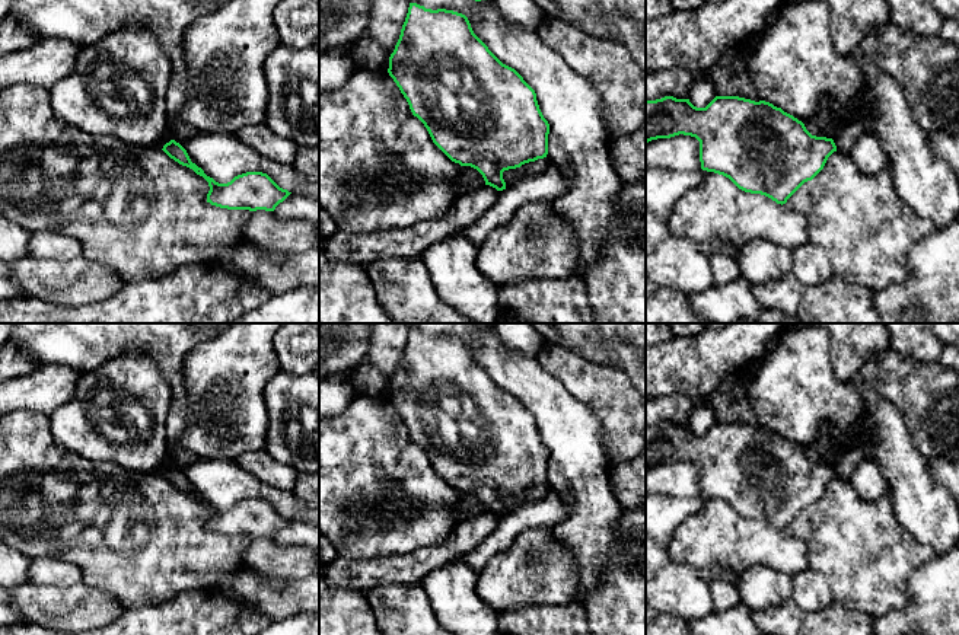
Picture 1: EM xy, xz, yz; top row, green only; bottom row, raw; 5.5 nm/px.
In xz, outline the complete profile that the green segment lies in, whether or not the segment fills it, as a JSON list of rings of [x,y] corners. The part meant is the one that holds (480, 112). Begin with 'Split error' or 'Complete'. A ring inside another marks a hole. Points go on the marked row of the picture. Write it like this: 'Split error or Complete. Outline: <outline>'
Complete. Outline: [[[410,3],[388,73],[433,143],[452,162],[477,169],[485,185],[503,191],[504,170],[547,157],[549,124],[535,90],[488,50],[465,15]]]

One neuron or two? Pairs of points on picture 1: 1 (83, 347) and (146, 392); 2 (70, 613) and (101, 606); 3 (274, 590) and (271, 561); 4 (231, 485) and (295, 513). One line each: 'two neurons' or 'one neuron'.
1: two neurons
2: one neuron
3: two neurons
4: one neuron

